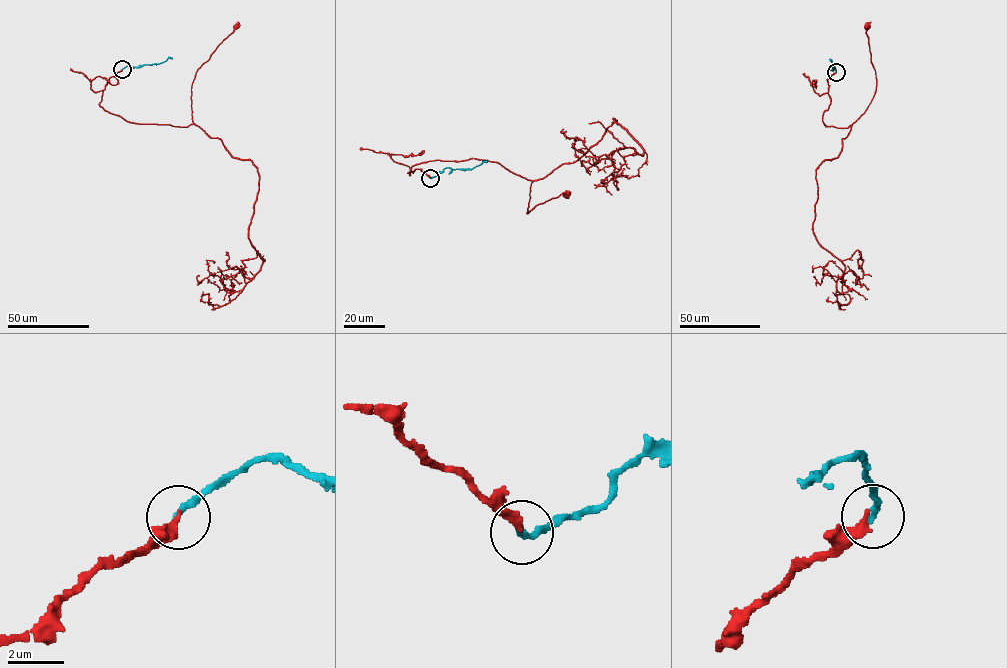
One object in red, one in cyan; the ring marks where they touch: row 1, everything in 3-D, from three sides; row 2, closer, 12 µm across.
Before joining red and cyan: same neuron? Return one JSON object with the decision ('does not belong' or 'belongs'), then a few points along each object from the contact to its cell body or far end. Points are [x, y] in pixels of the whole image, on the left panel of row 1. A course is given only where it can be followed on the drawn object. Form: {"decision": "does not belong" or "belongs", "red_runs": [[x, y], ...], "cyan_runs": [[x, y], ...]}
{"decision": "belongs", "red_runs": [[122, 69], [110, 78], [99, 105], [127, 121], [187, 127], [194, 123], [191, 89], [195, 74], [236, 26]], "cyan_runs": [[122, 69], [172, 58]]}

